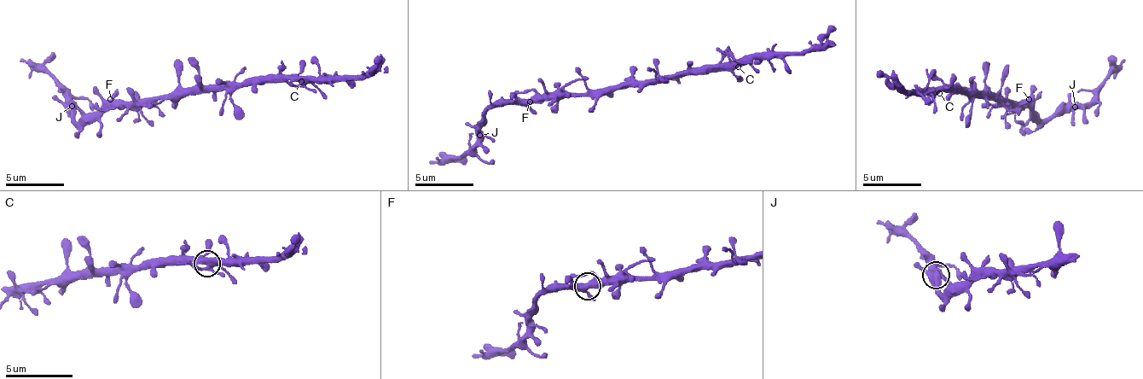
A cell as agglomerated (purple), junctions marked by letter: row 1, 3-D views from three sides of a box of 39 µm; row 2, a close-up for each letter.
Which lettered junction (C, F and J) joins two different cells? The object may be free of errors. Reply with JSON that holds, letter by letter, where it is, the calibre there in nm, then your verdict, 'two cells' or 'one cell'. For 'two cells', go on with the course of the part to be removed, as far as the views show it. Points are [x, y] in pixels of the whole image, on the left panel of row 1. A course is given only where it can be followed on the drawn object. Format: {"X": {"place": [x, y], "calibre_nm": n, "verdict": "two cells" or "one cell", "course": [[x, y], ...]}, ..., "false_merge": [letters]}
{"C": {"place": [301, 81], "calibre_nm": 440, "verdict": "one cell"}, "F": {"place": [110, 99], "calibre_nm": 440, "verdict": "one cell"}, "J": {"place": [72, 106], "calibre_nm": 440, "verdict": "one cell"}, "false_merge": []}

